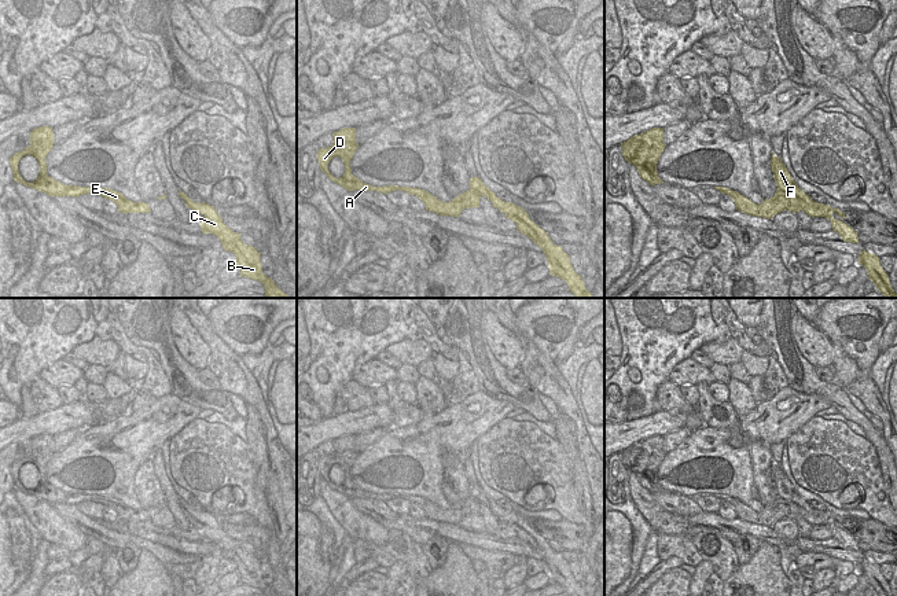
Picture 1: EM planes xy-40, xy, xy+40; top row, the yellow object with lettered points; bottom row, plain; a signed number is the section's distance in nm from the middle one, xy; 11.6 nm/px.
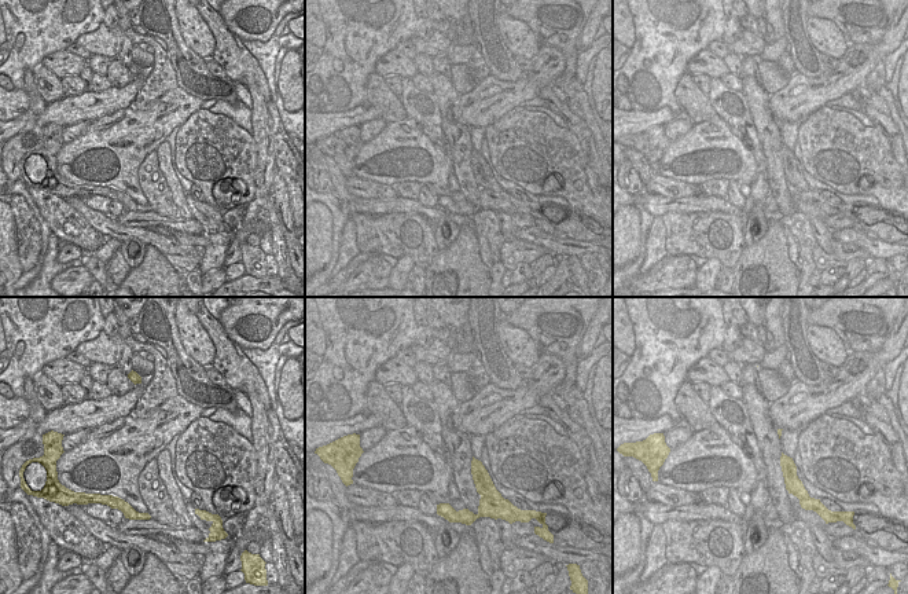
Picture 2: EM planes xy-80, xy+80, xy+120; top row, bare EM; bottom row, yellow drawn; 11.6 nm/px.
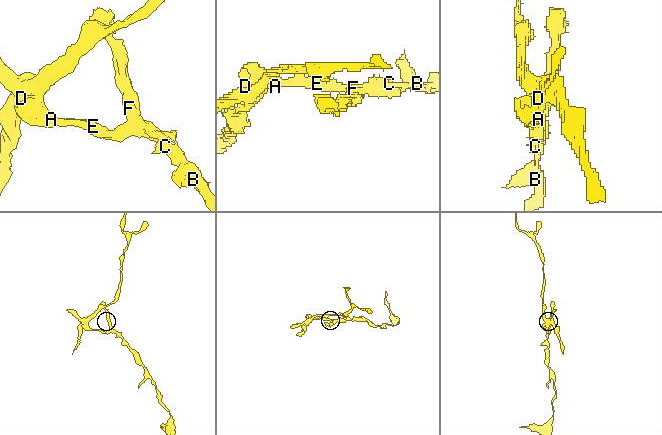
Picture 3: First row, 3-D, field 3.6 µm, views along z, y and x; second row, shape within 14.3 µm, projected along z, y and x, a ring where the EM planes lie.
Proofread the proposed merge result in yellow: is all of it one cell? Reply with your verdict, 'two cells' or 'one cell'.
two cells

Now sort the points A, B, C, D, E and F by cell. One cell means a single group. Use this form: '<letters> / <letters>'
A D E / B C F

